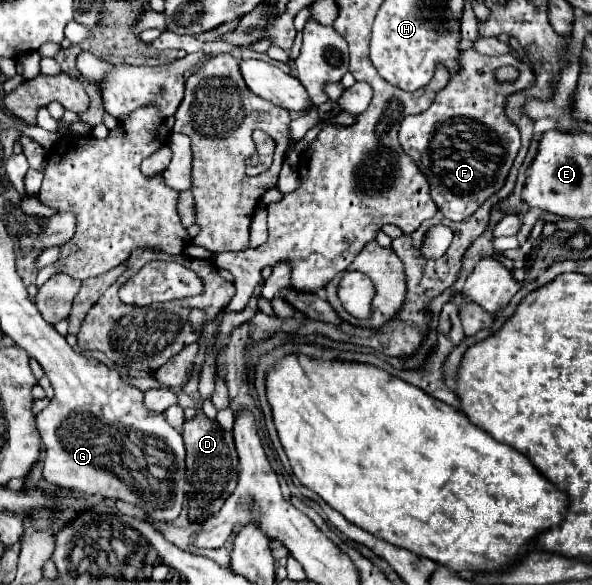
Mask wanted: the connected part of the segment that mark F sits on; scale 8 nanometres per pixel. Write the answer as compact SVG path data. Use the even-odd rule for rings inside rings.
M473 48L465 50L459 54L459 70L451 74L449 84L437 92L433 104L417 116L407 116L401 124L399 130L399 142L403 146L403 150L407 154L411 154L413 160L417 160L419 170L427 176L429 184L431 184L431 198L437 204L439 212L449 218L449 220L465 220L469 218L479 204L483 204L493 192L497 192L503 184L505 178L509 174L509 168L519 152L519 130L515 128L515 124L511 124L503 112L505 106L505 98L511 92L529 88L533 84L533 72L531 68L517 60L511 54L503 54L503 56L483 56L477 54ZM501 66L515 66L519 70L517 80L513 82L499 82L495 78L497 68Z

